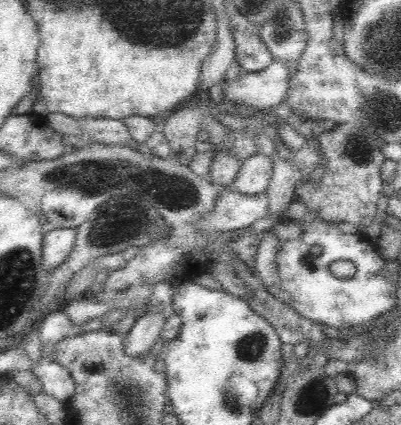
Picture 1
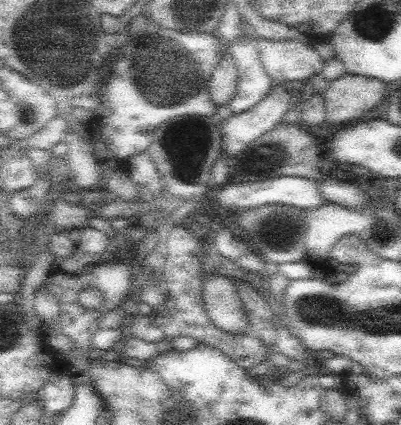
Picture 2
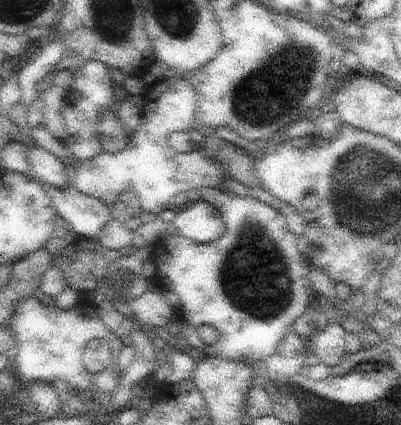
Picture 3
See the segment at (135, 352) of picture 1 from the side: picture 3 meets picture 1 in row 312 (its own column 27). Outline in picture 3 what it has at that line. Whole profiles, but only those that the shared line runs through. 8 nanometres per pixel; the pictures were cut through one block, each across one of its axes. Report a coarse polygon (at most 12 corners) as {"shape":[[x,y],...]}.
{"shape":[[27,146],[35,180],[69,186],[67,170],[53,152]]}

